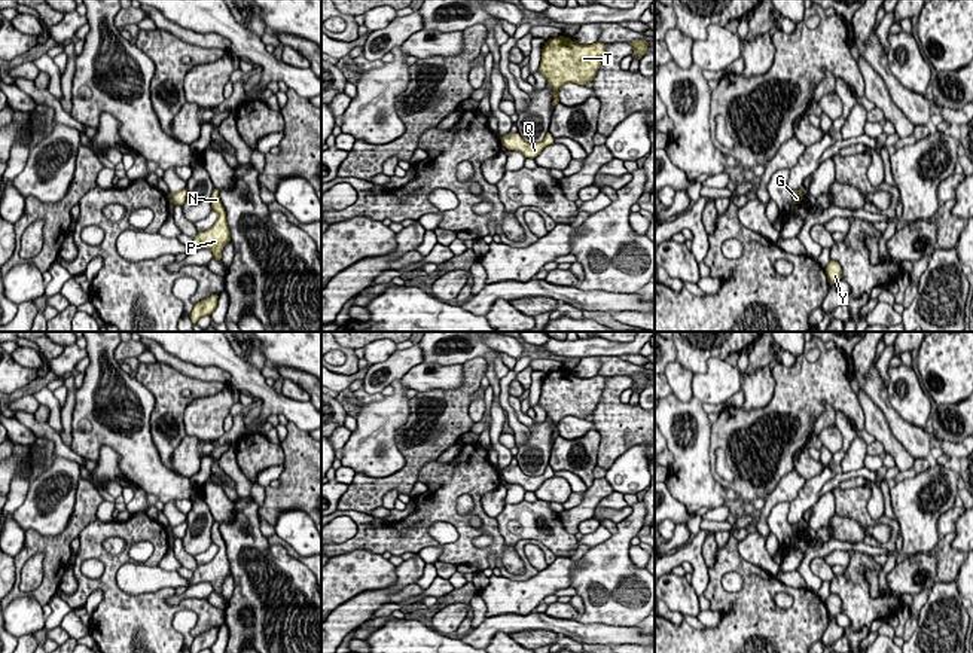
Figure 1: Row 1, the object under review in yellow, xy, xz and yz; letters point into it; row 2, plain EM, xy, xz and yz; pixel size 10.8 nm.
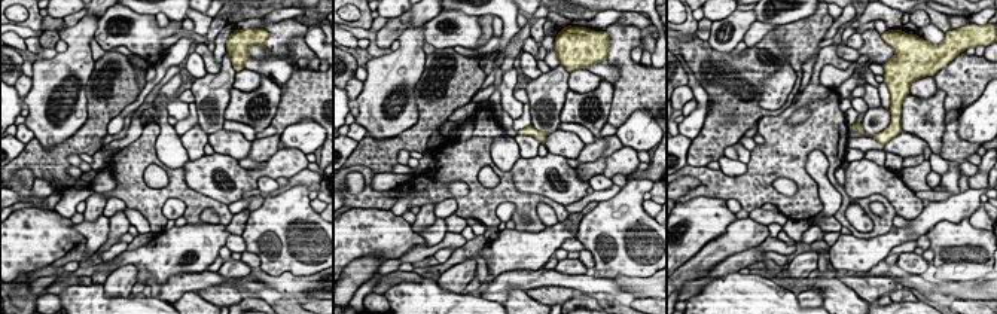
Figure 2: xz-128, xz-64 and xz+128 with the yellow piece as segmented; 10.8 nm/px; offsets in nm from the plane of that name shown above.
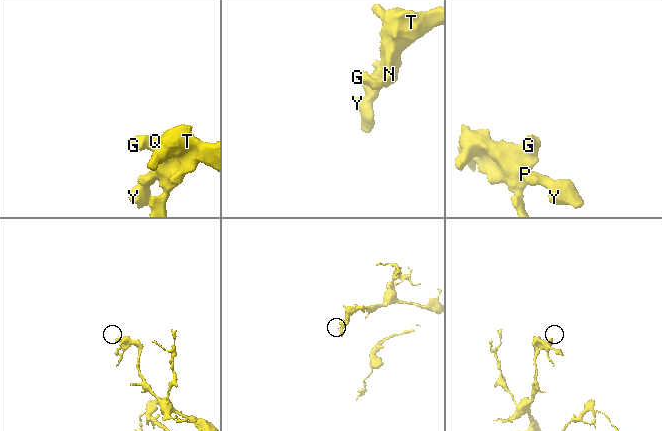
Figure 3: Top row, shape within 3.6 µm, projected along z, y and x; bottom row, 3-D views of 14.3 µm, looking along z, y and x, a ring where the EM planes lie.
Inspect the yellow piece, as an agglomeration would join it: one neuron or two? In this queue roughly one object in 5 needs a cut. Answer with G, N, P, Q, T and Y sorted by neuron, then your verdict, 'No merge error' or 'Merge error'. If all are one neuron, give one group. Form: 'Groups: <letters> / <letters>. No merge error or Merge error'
Groups: G N P Q T Y. No merge error

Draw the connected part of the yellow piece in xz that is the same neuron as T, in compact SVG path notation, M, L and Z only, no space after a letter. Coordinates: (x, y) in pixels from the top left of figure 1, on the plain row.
M570 370L549 372L542 382L539 405L553 422L552 440L559 436L558 424L565 416L592 415L606 387L606 376L579 378Z

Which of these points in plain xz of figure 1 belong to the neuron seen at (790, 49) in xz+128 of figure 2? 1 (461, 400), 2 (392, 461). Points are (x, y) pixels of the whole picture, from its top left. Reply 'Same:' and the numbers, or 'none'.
Same: 1

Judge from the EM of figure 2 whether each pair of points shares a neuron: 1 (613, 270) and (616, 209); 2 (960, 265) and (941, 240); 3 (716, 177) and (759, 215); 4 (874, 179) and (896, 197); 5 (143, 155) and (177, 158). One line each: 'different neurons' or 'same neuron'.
1: same neuron
2: same neuron
3: different neurons
4: same neuron
5: different neurons

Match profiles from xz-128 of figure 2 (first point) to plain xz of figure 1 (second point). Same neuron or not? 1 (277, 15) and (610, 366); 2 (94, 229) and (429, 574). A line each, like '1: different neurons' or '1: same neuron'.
1: different neurons
2: same neuron

